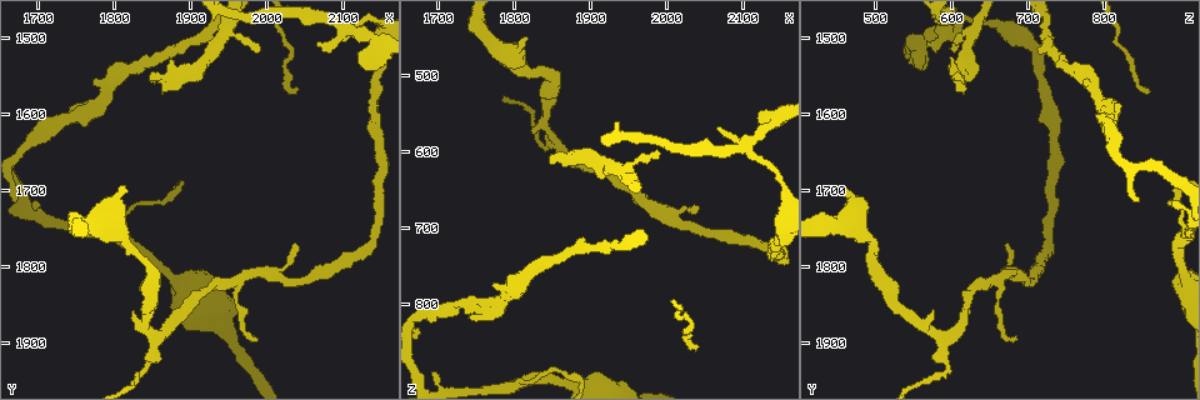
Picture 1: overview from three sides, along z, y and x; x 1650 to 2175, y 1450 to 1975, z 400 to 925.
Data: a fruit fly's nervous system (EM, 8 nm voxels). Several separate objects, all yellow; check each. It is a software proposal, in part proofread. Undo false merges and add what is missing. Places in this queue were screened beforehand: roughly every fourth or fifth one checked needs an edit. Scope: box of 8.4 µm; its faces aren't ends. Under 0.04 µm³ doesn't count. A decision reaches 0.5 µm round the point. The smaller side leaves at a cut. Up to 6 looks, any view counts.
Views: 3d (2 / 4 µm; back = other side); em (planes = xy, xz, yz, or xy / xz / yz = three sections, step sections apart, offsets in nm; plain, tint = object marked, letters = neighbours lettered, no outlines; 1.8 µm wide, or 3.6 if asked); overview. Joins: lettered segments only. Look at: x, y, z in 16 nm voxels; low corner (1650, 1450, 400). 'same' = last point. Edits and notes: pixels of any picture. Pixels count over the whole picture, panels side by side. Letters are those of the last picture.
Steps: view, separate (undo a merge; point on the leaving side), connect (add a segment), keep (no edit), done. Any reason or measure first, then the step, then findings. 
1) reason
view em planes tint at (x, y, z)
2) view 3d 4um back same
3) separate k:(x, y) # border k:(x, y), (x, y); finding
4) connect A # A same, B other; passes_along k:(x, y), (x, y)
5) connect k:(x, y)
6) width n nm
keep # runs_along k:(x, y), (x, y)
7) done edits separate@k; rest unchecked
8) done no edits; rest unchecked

sharp bend
view em 3.6um xy step 8 plain at (2105, 1490, 595)

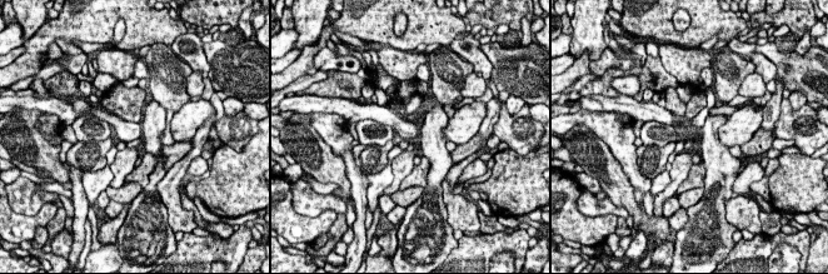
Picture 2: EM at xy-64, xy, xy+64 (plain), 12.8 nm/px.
see the neighbours
view em 3.6um xy step 8 letters same

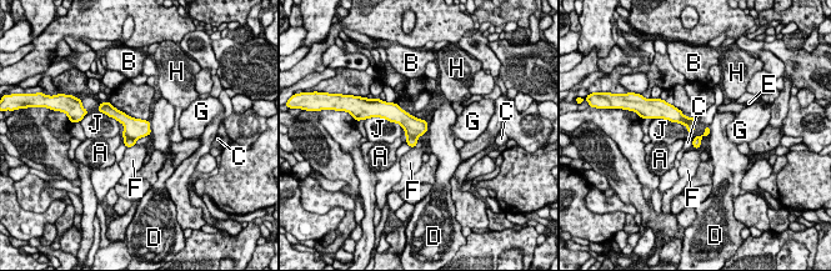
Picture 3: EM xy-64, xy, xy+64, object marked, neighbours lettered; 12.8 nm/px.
separate 3:(135, 129) # A other, B other, C other, D other, E other, F other, G other, H other, J other; border 3:(124, 136), (131, 137), (135, 141); two neurons meet here

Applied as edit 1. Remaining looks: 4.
free end
view em xz step 8 tint at (1850, 1555, 610)

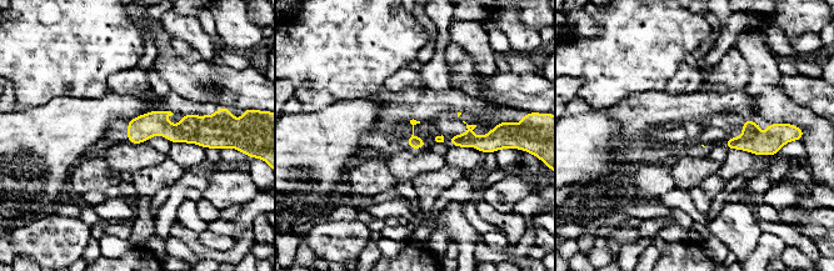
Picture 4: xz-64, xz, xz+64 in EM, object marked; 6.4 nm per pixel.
view em planes letters same

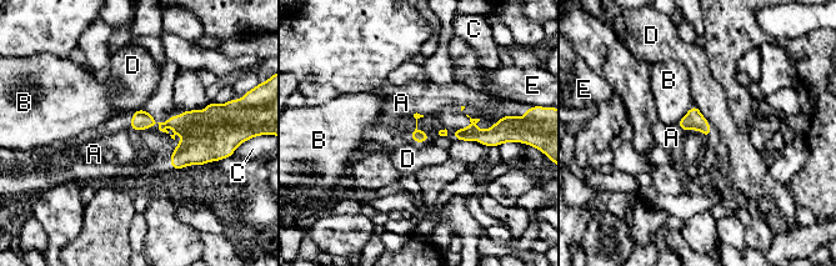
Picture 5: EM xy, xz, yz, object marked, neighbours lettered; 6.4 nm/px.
connect A # A same, B other, C other, D other, E other; passes_along 5:(416, 136), (416, 113), (401, 103); the neuron continues

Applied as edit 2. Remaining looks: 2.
thin end
view em planes letters at (1980, 1895, 685)

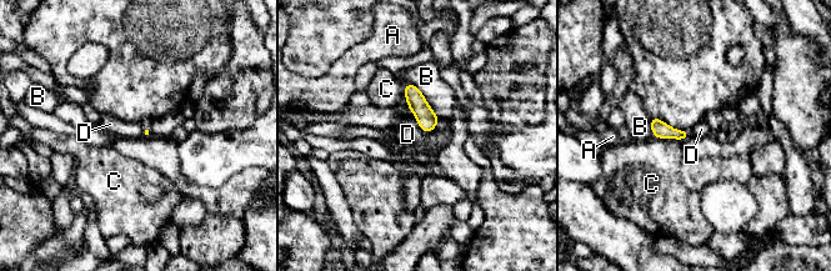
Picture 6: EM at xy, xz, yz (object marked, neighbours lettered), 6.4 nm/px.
keep # A other, B other, C other, D other; border 6:(440, 120), (427, 133), (419, 128); no lettered segment goes on from it

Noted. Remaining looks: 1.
done edits separate@3, connect@5; rest unchecked

